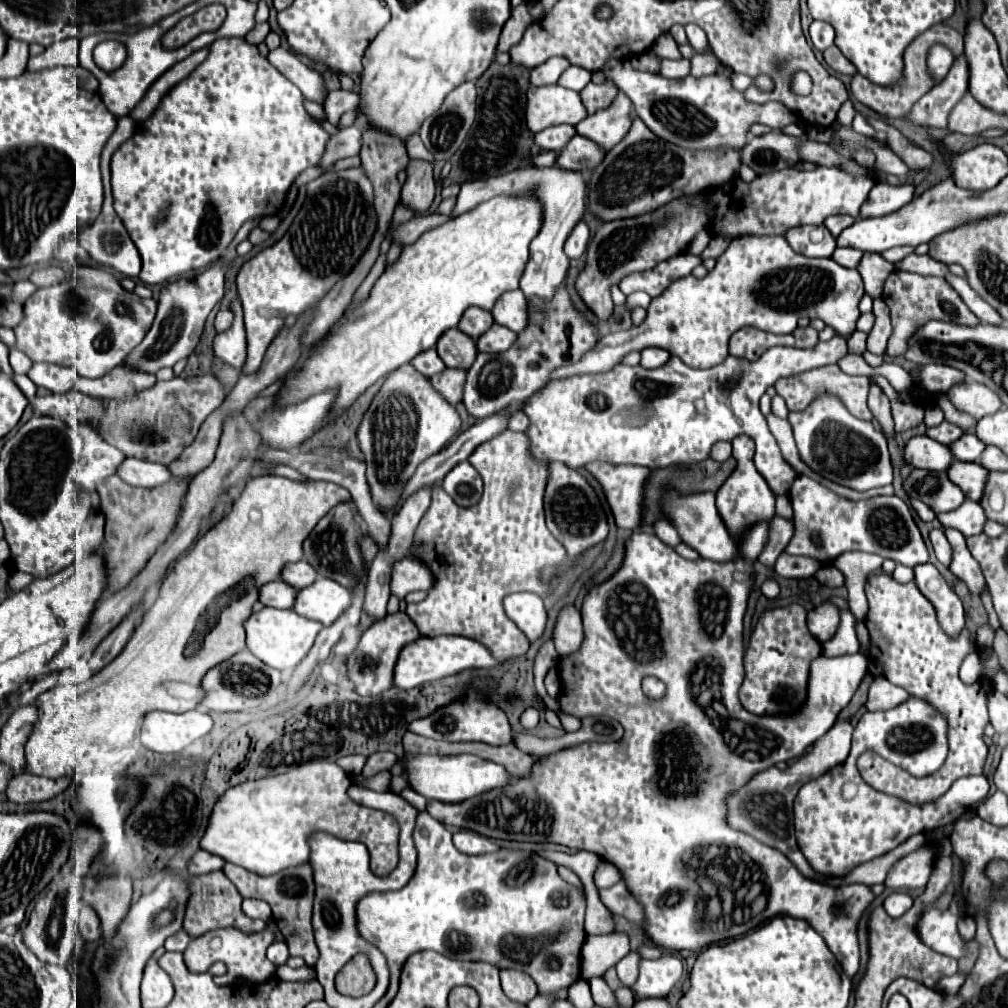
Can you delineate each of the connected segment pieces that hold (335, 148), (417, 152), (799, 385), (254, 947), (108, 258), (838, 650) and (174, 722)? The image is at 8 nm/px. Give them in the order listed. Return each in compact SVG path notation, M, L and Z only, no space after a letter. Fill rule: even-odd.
M349 126L339 130L335 136L331 136L331 142L327 146L327 154L321 162L321 166L329 168L333 162L349 156L357 156L361 150L361 130L359 126Z
M411 134L407 138L407 152L409 152L409 158L421 158L421 160L427 160L427 162L433 162L433 154L423 146L419 134Z
M831 364L831 366L825 366L825 368L815 368L815 370L799 374L799 376L791 376L791 378L783 378L783 380L775 382L777 394L787 402L787 408L791 412L801 412L811 402L815 402L819 396L829 394L829 396L837 396L843 402L843 406L847 406L847 410L853 416L861 418L861 420L871 420L871 412L867 408L869 388L871 388L871 382L869 382L867 376L849 376L849 374L843 374L837 364Z
M221 928L221 930L211 930L211 932L195 938L195 942L191 942L191 946L187 946L183 956L185 956L185 964L191 972L207 972L215 962L223 962L227 966L227 972L223 976L213 978L215 984L219 984L219 986L233 984L237 978L245 978L249 982L259 984L259 982L265 982L275 976L277 966L267 962L267 958L265 958L265 950L273 942L275 942L275 932L269 928L265 928L257 934L245 934L237 928Z
M109 186L109 200L105 200L105 210L101 212L105 214L99 214L99 218L95 220L95 226L89 226L81 234L81 238L85 238L85 246L91 246L85 250L99 264L109 266L123 276L137 278L141 270L141 256L113 208L111 186ZM107 206L109 206L109 212L107 212ZM105 242L109 242L109 248L101 248L105 246Z
M849 608L839 610L841 622L831 640L823 644L823 654L825 656L845 656L845 654L857 654L859 652L859 640L855 632L857 618L851 614Z
M193 710L183 714L147 714L141 728L141 744L157 754L179 754L197 738L209 734L213 720L209 714Z

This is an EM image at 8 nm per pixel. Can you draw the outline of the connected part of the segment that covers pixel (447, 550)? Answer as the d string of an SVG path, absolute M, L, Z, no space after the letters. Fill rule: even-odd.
M507 430L507 434L481 444L469 456L469 462L481 474L485 482L485 492L479 504L471 508L461 508L451 500L451 496L441 492L441 488L435 488L431 506L415 530L409 552L409 556L419 558L431 570L433 586L427 590L425 600L421 600L419 604L407 604L407 614L419 626L421 636L467 636L487 646L497 660L505 662L523 656L529 650L530 642L515 626L515 622L507 618L503 610L503 598L513 592L535 592L545 600L553 592L553 580L571 572L581 562L581 556L569 558L565 546L557 542L557 538L551 536L545 526L543 496L549 480L549 462L537 460L531 454L531 440L525 432ZM545 568L555 568L557 572L549 580L543 580Z

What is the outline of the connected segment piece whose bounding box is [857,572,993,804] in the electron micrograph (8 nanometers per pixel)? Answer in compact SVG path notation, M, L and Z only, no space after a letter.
M871 574L867 578L865 584L865 594L869 600L869 612L865 618L869 636L871 636L871 660L879 660L885 666L885 678L895 684L895 686L903 686L911 696L919 696L923 700L927 700L929 704L933 704L941 714L947 716L949 720L949 756L945 760L945 764L941 766L941 770L937 770L931 776L925 778L913 778L911 774L907 774L905 770L889 764L886 760L881 760L879 755L868 751L861 755L857 760L857 768L863 776L863 780L873 786L879 792L897 796L909 804L927 804L927 802L935 802L937 798L941 798L949 786L961 778L961 776L971 776L971 774L983 774L983 766L985 766L985 758L987 758L987 744L983 742L983 734L985 734L985 726L989 722L989 712L987 712L987 698L991 696L991 680L987 678L979 678L975 684L963 684L959 678L959 668L963 664L963 660L967 658L967 654L977 652L977 644L971 640L971 630L963 628L961 634L957 638L951 638L939 624L937 620L937 612L933 608L933 604L919 592L919 588L915 586L915 582L907 582L901 584L897 582L891 574Z

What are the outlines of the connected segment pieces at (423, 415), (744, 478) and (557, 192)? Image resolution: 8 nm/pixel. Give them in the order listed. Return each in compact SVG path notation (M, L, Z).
M403 364L389 374L357 430L359 446L367 462L367 482L379 510L389 516L397 512L417 466L445 448L457 436L459 426L461 420L455 408L443 402L443 398L427 386L427 378L423 378L423 374L419 374L411 364Z
M737 436L733 440L733 458L737 460L737 468L715 494L718 512L720 516L723 516L723 522L727 524L727 528L731 530L733 536L739 534L739 530L743 530L743 526L747 526L747 522L771 520L775 516L775 509L776 515L785 516L790 520L793 518L793 510L788 496L777 496L775 504L775 494L769 488L769 484L765 482L765 478L757 472L757 468L753 464L753 454L755 454L755 442L751 442L751 438Z
M553 166L551 168L525 168L525 170L515 170L515 172L509 172L503 176L487 178L487 180L465 182L457 196L457 204L451 212L451 218L475 208L479 202L493 198L495 194L523 194L523 190L531 190L533 184L541 186L539 198L543 198L545 222L543 222L543 230L531 242L531 256L529 256L529 262L521 276L521 292L525 294L527 300L537 296L547 302L555 296L557 288L565 280L565 272L569 268L569 258L563 252L563 244L565 244L567 236L571 234L573 226L583 218L583 212L585 212L587 180L581 176L581 172L567 172L567 170L553 168Z

